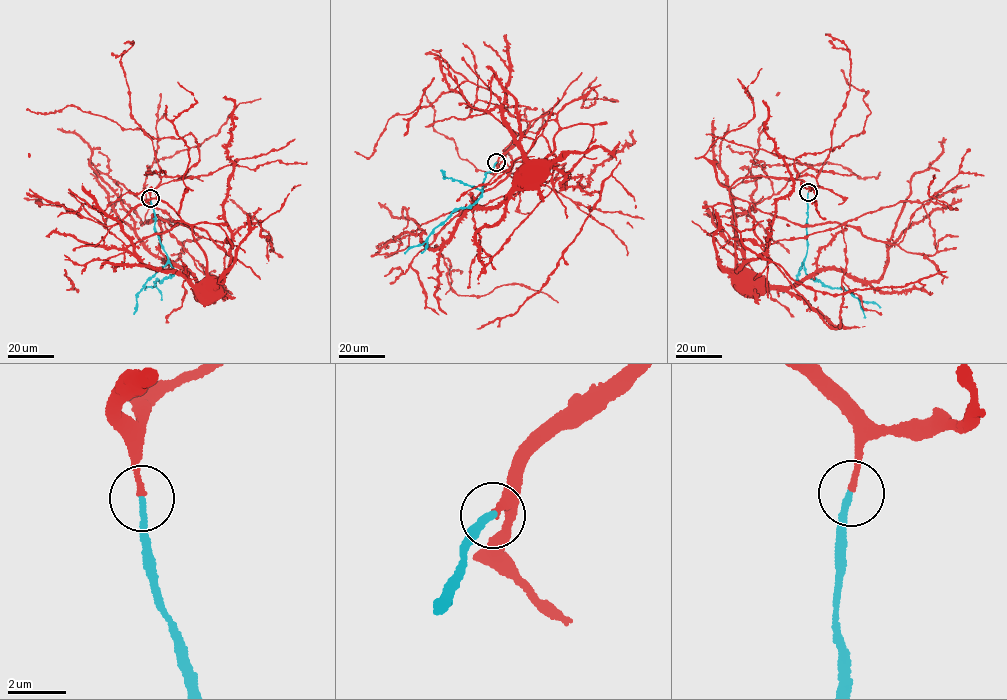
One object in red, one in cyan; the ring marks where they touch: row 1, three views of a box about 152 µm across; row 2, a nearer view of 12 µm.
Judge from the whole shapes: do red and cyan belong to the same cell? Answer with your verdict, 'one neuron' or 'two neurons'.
one neuron

